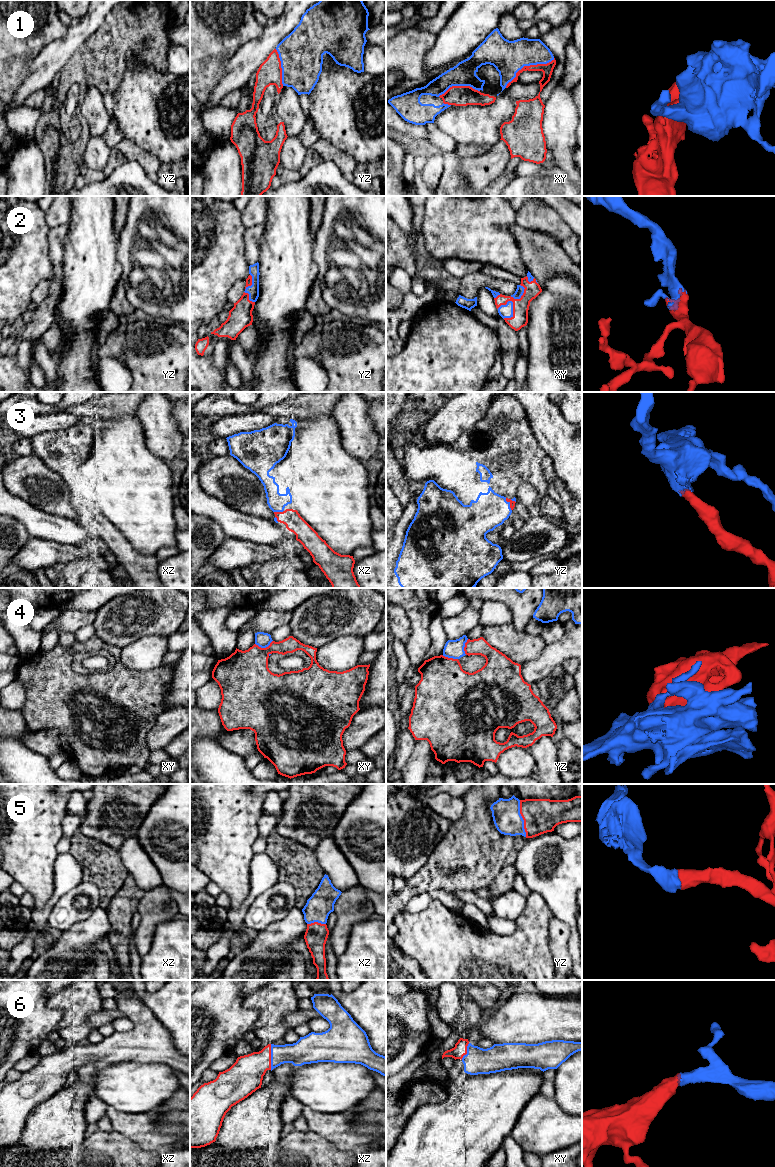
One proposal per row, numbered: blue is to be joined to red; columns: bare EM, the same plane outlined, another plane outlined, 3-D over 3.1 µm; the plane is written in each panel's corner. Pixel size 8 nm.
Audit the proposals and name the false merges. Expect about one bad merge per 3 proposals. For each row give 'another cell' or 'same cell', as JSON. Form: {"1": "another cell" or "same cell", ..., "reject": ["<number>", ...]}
{"1": "same cell", "2": "same cell", "3": "same cell", "4": "another cell", "5": "same cell", "6": "same cell", "reject": ["4"]}

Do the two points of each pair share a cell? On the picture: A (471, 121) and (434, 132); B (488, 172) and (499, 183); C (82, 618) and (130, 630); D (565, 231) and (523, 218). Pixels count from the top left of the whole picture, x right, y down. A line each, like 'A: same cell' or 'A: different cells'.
A: different cells
B: different cells
C: different cells
D: same cell

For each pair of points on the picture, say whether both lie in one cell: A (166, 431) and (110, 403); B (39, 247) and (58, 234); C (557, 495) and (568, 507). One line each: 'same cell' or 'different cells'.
A: different cells
B: different cells
C: same cell

